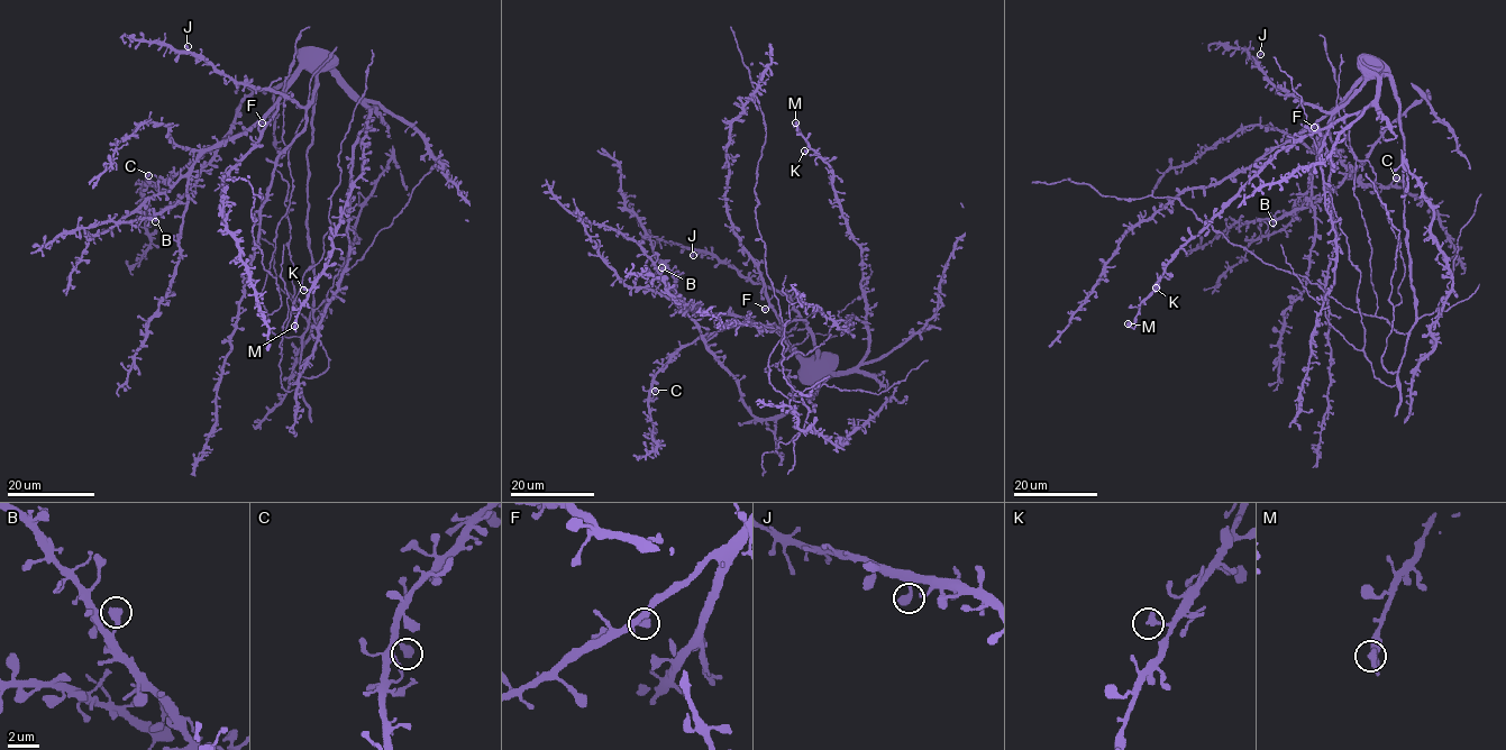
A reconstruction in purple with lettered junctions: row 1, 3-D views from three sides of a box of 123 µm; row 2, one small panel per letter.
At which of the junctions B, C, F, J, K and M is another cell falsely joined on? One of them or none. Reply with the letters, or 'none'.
none

